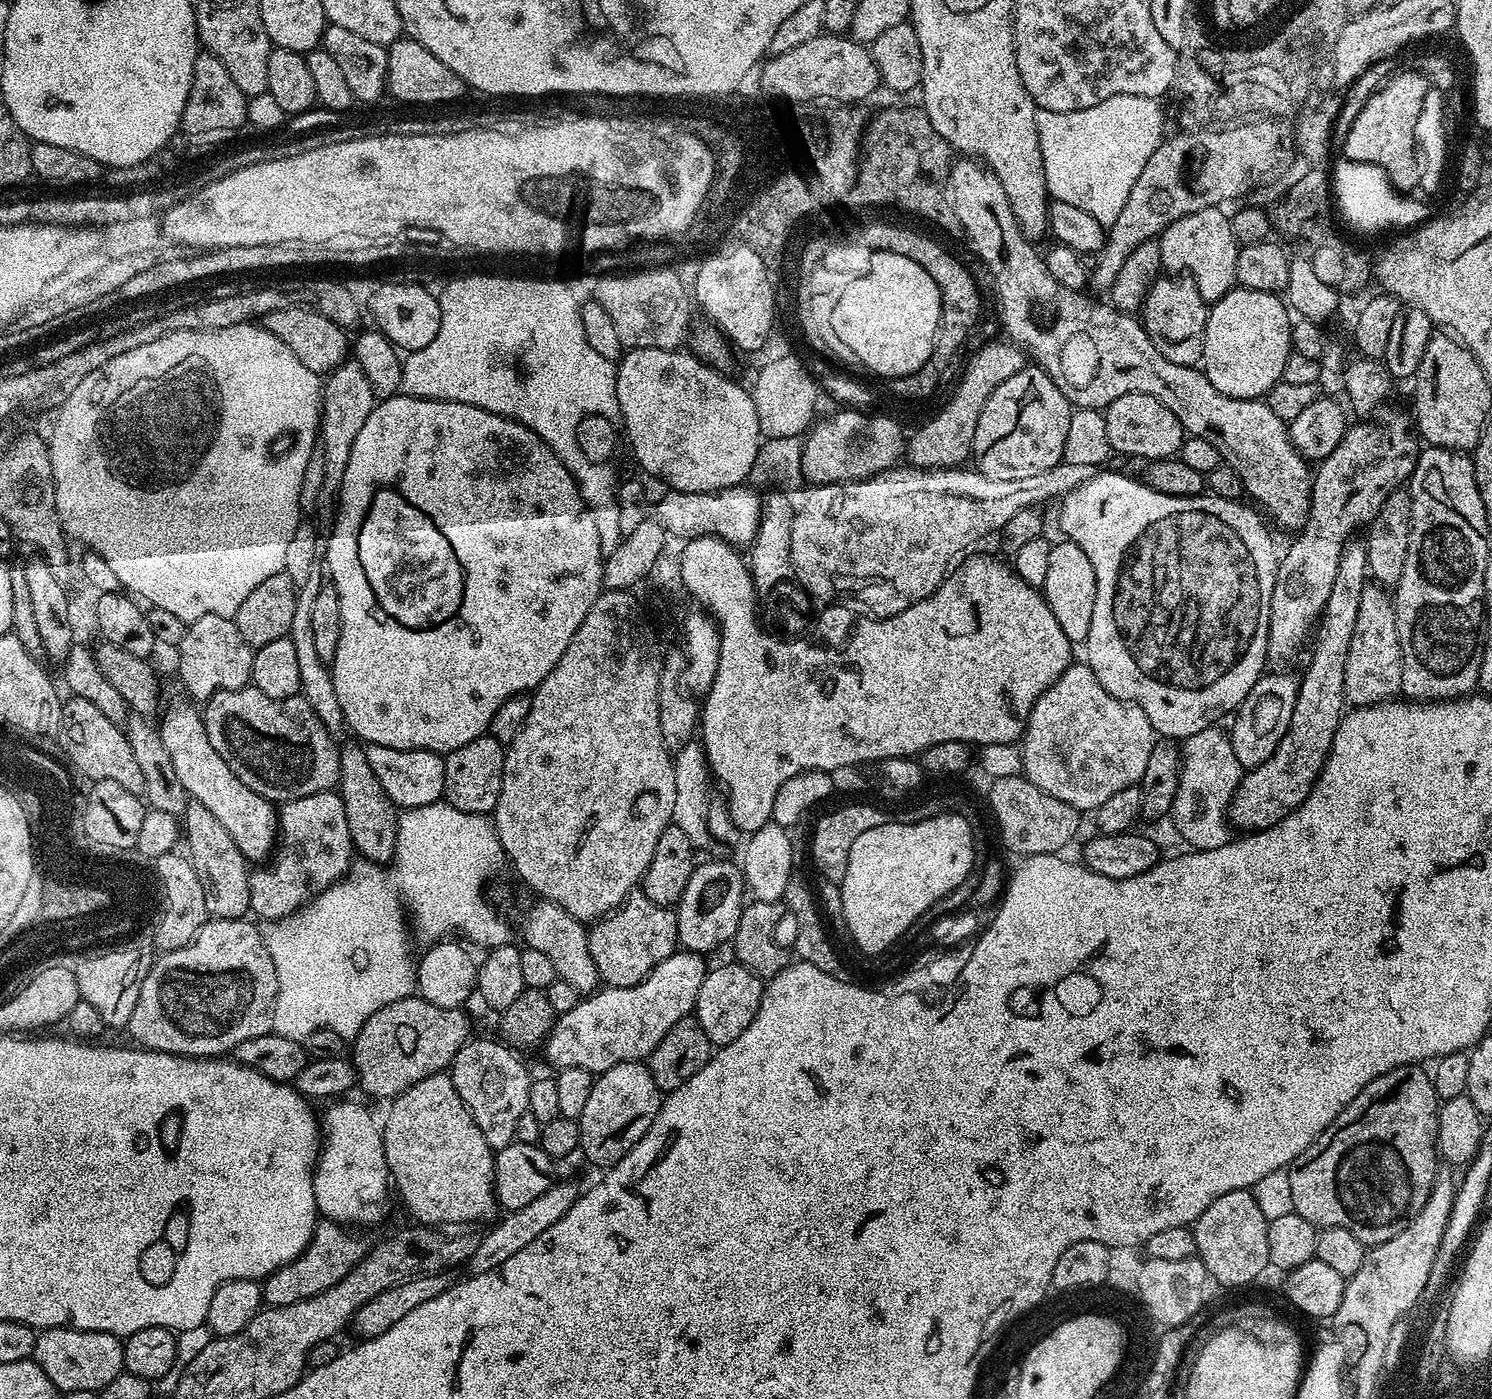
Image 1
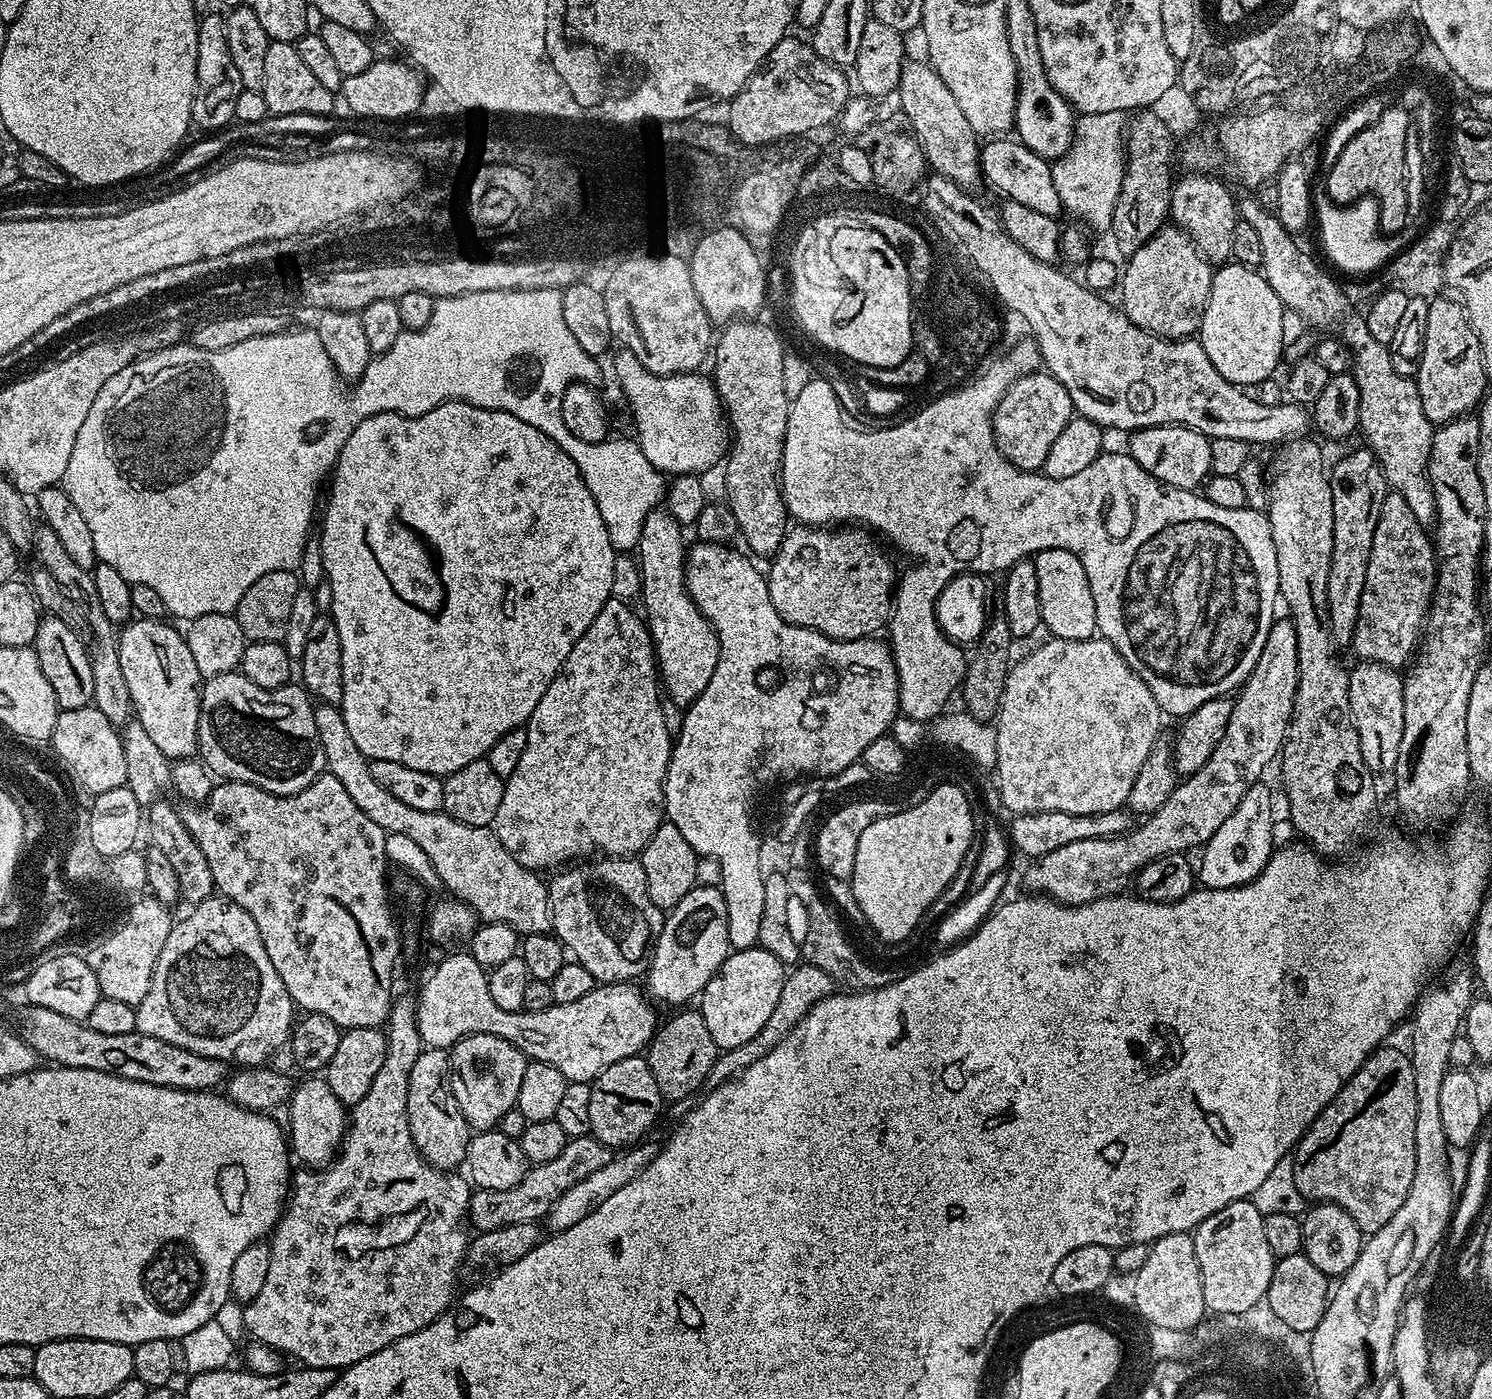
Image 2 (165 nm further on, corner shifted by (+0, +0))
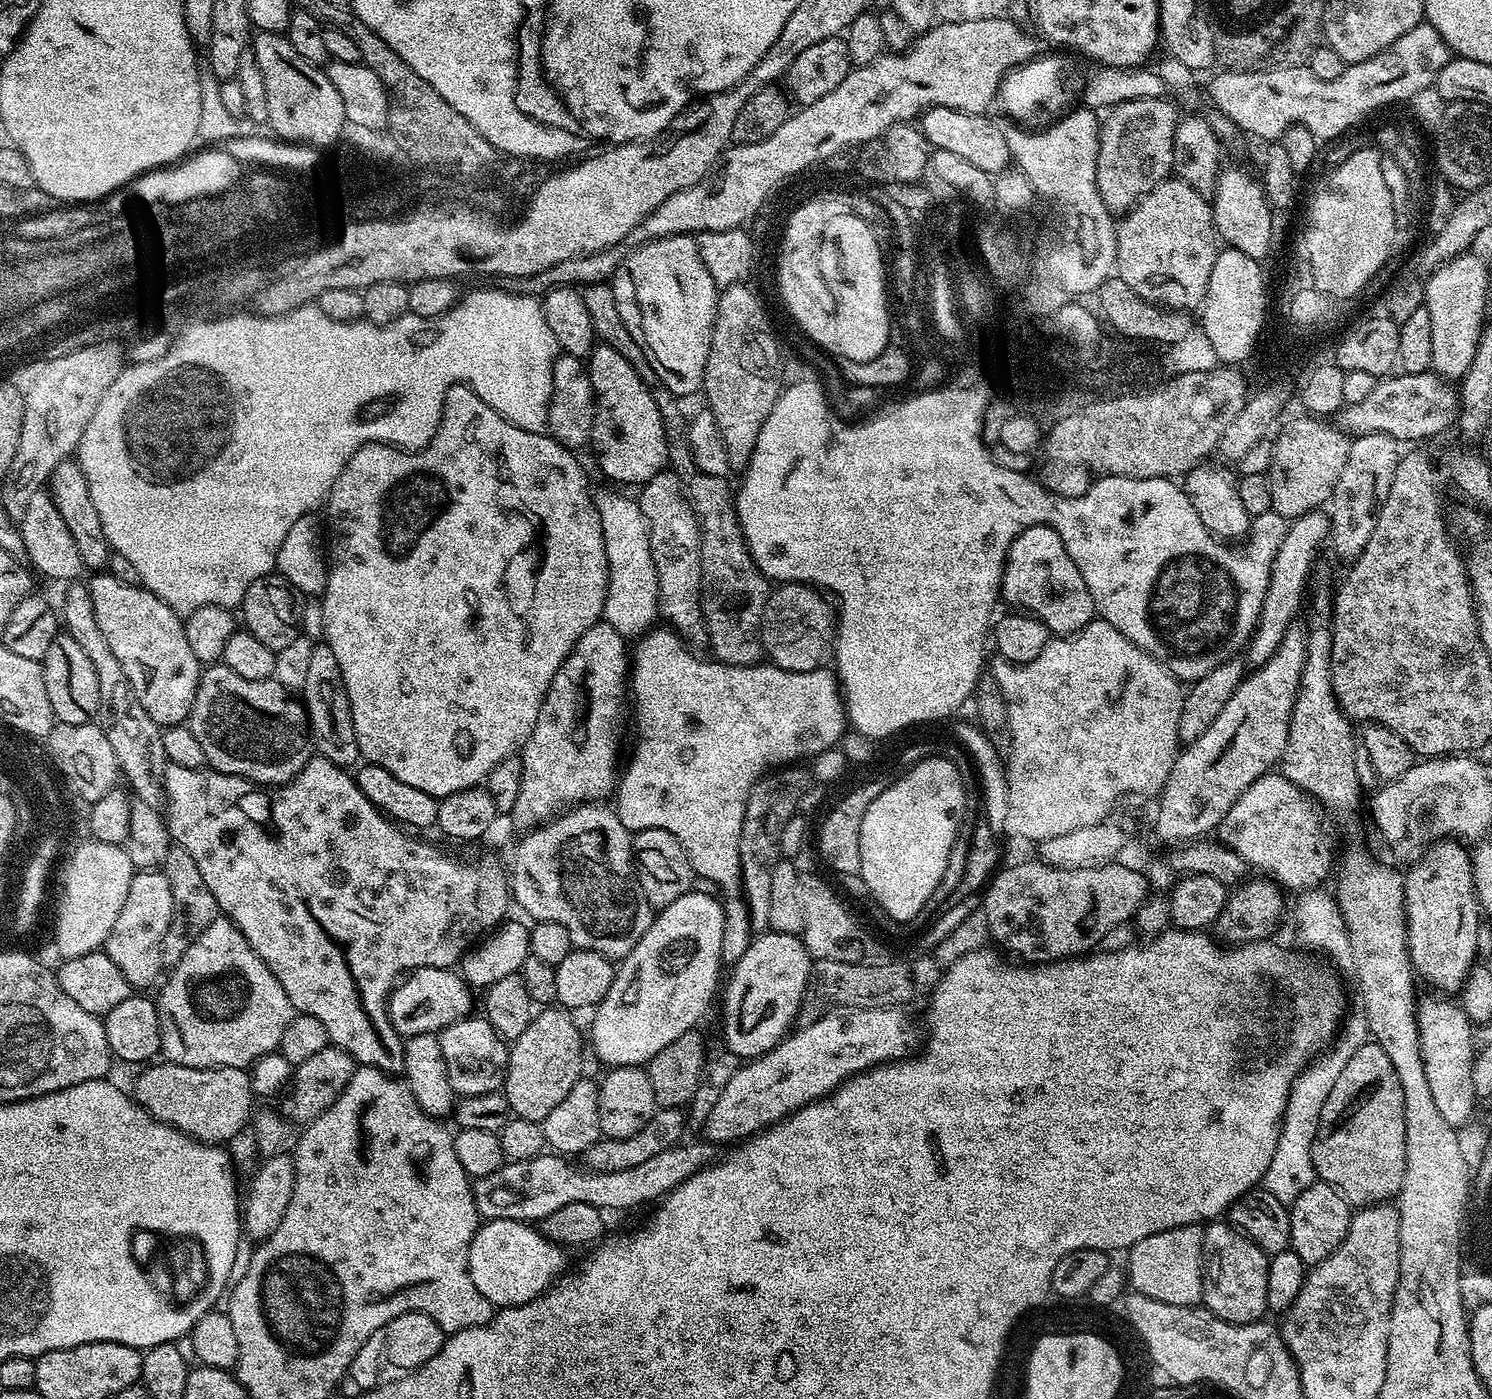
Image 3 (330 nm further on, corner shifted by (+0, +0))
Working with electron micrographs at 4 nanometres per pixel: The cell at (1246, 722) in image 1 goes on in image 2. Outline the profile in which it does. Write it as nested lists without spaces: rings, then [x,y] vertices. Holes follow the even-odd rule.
[[[1261,782],[1246,790],[1242,802],[1238,802],[1238,810],[1214,830],[1207,842],[1202,845],[1198,860],[1198,880],[1205,888],[1237,888],[1249,884],[1266,866],[1272,857],[1272,792],[1267,783]]]

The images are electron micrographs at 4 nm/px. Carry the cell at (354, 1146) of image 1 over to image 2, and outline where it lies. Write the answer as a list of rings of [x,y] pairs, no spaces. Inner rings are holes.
[[[312,1074],[304,1081],[297,1083],[288,1097],[286,1105],[288,1124],[286,1136],[290,1141],[290,1152],[293,1157],[301,1160],[301,1165],[309,1169],[323,1168],[331,1164],[336,1153],[340,1151],[340,1144],[344,1141],[346,1127],[346,1105],[330,1090],[327,1079]]]

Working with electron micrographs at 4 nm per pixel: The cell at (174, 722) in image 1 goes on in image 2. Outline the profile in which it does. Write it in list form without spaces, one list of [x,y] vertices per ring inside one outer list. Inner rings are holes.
[[[133,619],[119,629],[120,645],[118,658],[122,662],[122,675],[126,678],[126,690],[130,690],[132,710],[135,719],[150,734],[158,750],[169,761],[186,760],[195,757],[198,752],[198,718],[200,717],[200,689],[202,677],[194,657],[190,655],[190,646],[185,633],[171,628],[164,620]]]

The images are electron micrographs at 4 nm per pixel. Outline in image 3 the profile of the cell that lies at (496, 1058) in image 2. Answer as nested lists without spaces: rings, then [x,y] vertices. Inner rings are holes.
[[[473,1014],[465,1020],[454,1022],[438,1033],[442,1046],[442,1058],[446,1058],[446,1074],[450,1074],[450,1086],[457,1097],[499,1092],[507,1078],[509,1045],[490,1026],[483,1015]]]

